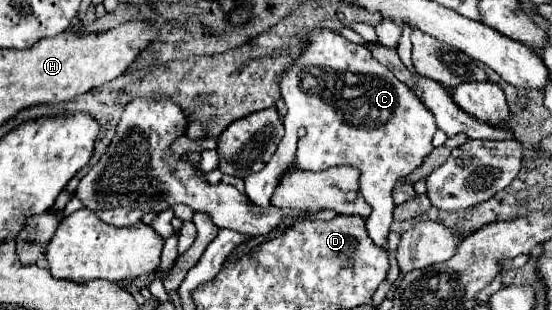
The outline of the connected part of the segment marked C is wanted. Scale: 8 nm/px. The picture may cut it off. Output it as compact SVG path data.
M318 27L306 31L304 37L306 45L302 53L280 77L282 99L288 107L284 123L294 123L294 127L306 129L306 135L298 141L296 163L304 171L324 171L330 165L352 165L360 169L360 195L372 207L372 213L366 221L368 235L378 247L386 249L394 209L392 189L398 179L410 175L416 167L420 167L424 157L434 149L432 137L438 129L434 123L434 115L418 97L414 97L414 93L404 83L394 77L390 69L374 59L364 45L348 43L346 39L342 39L342 35Z

